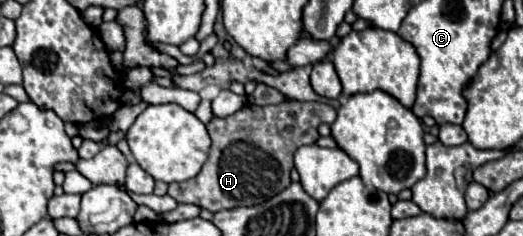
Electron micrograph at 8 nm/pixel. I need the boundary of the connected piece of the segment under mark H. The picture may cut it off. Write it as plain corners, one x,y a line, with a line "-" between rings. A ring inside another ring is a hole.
301,101
273,105
273,113
269,107
265,111
253,105
245,105
235,115
213,117
207,123
207,131
213,141
207,163
197,177
183,183
171,183
169,195
177,203
191,203
213,213
259,205
281,193
291,183
289,171
293,167
295,151
301,145
317,143
317,127
321,123
331,125
333,121
335,109
331,105

